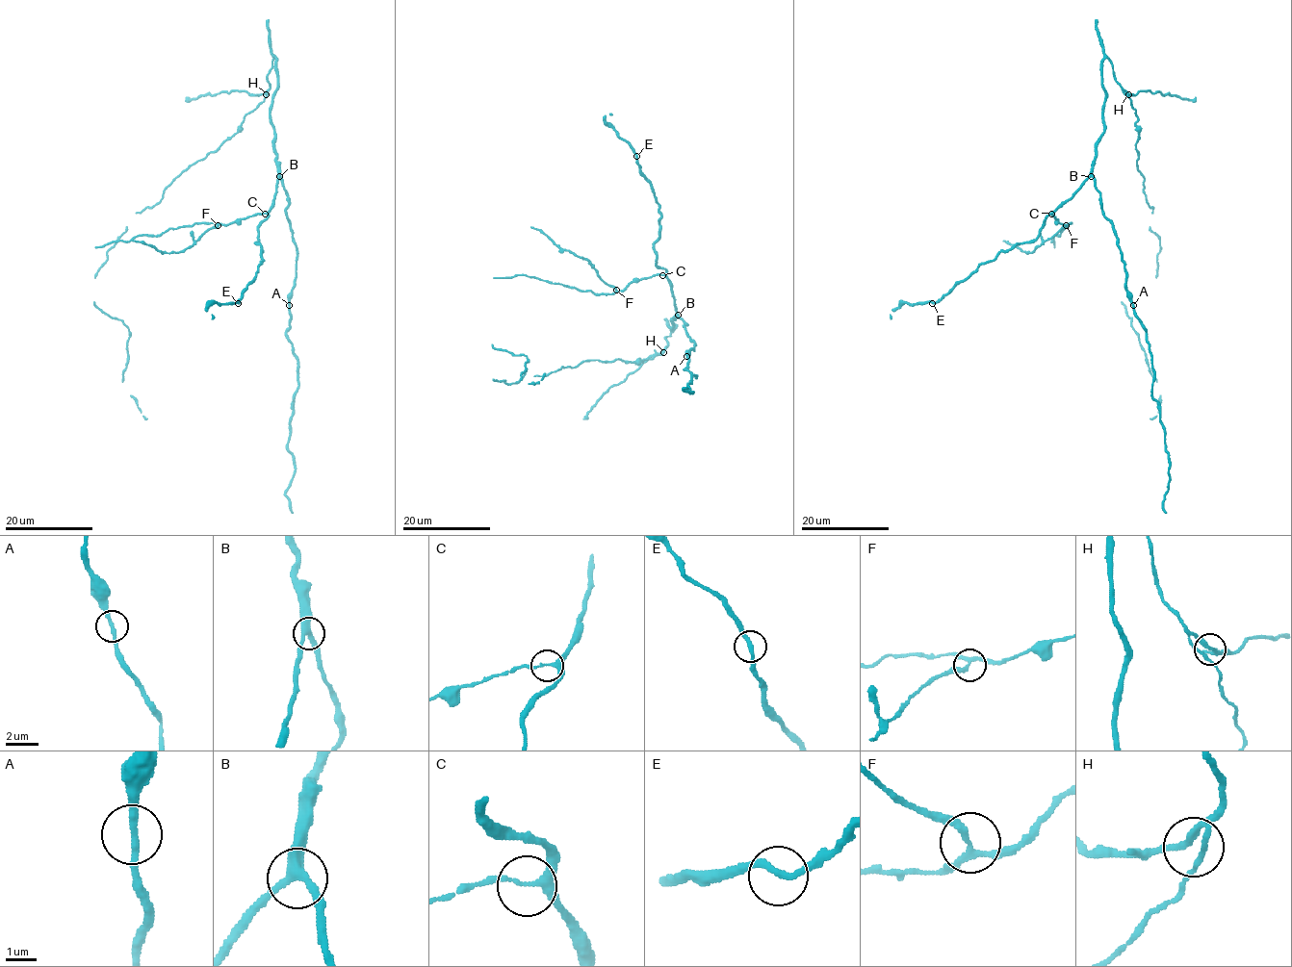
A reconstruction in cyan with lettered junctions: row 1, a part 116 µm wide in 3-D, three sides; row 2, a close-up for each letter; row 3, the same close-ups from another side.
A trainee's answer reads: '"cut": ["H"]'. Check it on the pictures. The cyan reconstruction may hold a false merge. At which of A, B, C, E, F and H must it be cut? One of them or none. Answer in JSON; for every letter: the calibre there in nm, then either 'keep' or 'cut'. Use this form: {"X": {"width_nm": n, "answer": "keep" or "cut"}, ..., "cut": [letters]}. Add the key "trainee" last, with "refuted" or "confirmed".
{"A": {"width_nm": 240, "answer": "keep"}, "B": {"width_nm": 340, "answer": "keep"}, "C": {"width_nm": 190, "answer": "keep"}, "E": {"width_nm": 240, "answer": "keep"}, "F": {"width_nm": 200, "answer": "keep"}, "H": {"width_nm": 220, "answer": "keep"}, "cut": [], "trainee": "refuted"}

